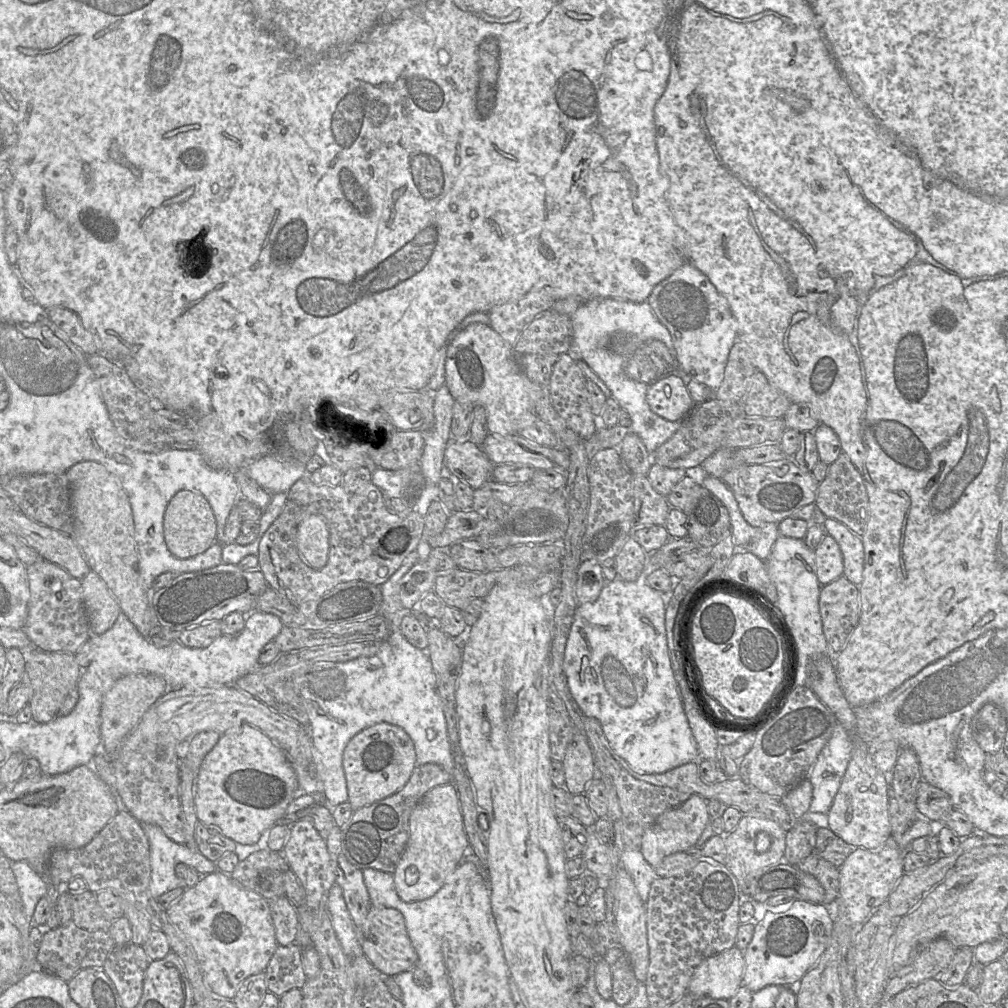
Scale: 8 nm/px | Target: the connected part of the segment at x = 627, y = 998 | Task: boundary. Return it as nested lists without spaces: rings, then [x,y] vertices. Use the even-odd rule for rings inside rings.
[[[621,948],[610,949],[601,957],[612,971],[612,999],[618,1005],[629,1003],[635,996],[639,981],[635,977],[627,954]]]

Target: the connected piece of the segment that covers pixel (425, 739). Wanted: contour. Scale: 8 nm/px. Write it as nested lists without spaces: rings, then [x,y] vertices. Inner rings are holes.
[[[412,551],[403,561],[400,568],[385,582],[380,586],[383,603],[378,615],[382,615],[386,618],[390,625],[390,635],[389,637],[383,641],[380,649],[378,652],[371,657],[359,657],[353,660],[349,660],[347,662],[331,662],[331,661],[319,661],[312,664],[308,669],[304,671],[303,674],[299,675],[294,679],[294,690],[299,694],[301,697],[303,704],[306,708],[310,724],[309,724],[309,734],[312,738],[314,749],[313,749],[313,757],[314,757],[314,768],[315,768],[315,776],[321,782],[321,791],[323,791],[325,801],[327,805],[331,808],[338,806],[341,803],[349,802],[349,795],[347,789],[347,781],[346,776],[343,768],[343,753],[345,747],[347,746],[348,742],[359,732],[362,730],[373,726],[378,723],[387,722],[396,726],[401,727],[406,731],[406,733],[412,739],[415,751],[416,751],[416,761],[418,765],[427,764],[427,763],[434,763],[443,767],[449,774],[452,775],[453,780],[453,772],[455,768],[455,753],[453,753],[452,745],[449,740],[448,731],[447,731],[447,722],[443,712],[442,701],[439,697],[437,692],[437,681],[436,676],[433,671],[432,663],[429,659],[427,651],[421,650],[413,646],[402,634],[400,629],[401,620],[405,615],[411,612],[409,609],[405,609],[400,601],[399,598],[399,581],[400,579],[416,564],[419,562],[419,554],[416,551]]]

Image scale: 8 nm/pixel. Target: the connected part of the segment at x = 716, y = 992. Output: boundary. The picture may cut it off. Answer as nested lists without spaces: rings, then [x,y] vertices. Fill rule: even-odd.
[[[734,945],[705,958],[696,967],[688,986],[688,993],[693,998],[729,1000],[742,985],[744,970],[744,953]]]

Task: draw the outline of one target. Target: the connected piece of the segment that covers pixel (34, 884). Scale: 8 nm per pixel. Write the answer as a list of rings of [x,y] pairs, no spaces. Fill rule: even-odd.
[[[25,861],[11,862],[11,867],[16,877],[27,918],[27,926],[18,927],[26,927],[30,932],[31,927],[34,925],[33,915],[36,905],[41,898],[47,895],[50,882],[35,872]]]

